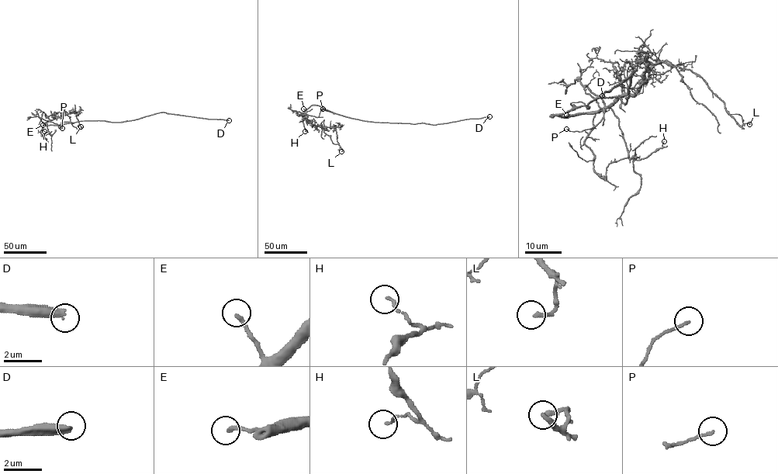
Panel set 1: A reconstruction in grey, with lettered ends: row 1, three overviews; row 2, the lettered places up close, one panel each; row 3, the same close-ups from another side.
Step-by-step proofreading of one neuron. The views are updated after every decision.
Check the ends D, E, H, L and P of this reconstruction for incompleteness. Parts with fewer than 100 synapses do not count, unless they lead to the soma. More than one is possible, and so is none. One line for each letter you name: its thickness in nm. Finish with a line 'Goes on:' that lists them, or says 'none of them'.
D: 400 nm thick
E: 200 nm thick
Goes on: D, E

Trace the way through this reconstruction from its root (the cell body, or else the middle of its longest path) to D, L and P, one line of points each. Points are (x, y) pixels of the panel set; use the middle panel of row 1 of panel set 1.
D: (359, 119), (436, 125), (489, 116)
L: (359, 119), (316, 105), (312, 105), (305, 112), (305, 117), (313, 125), (333, 128), (341, 151)
P: (359, 119), (313, 105), (305, 112), (304, 117), (302, 115), (304, 112), (318, 117), (323, 108)

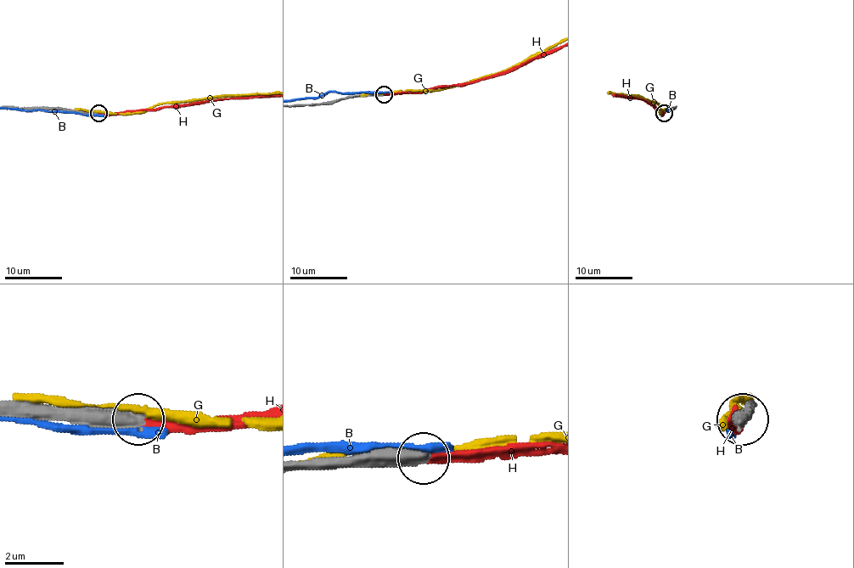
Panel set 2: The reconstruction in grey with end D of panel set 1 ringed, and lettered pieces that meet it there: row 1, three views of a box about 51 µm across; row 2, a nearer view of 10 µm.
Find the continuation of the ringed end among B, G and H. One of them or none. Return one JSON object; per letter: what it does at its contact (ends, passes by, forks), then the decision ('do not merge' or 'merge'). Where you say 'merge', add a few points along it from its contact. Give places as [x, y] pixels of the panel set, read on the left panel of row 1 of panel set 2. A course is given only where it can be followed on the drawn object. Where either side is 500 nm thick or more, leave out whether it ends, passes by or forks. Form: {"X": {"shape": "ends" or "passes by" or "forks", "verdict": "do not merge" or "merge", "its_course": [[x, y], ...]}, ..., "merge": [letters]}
{"B": {"verdict": "do not merge"}, "G": {"verdict": "do not merge"}, "H": {"shape": "ends", "verdict": "merge"}, "merge": ["H"]}

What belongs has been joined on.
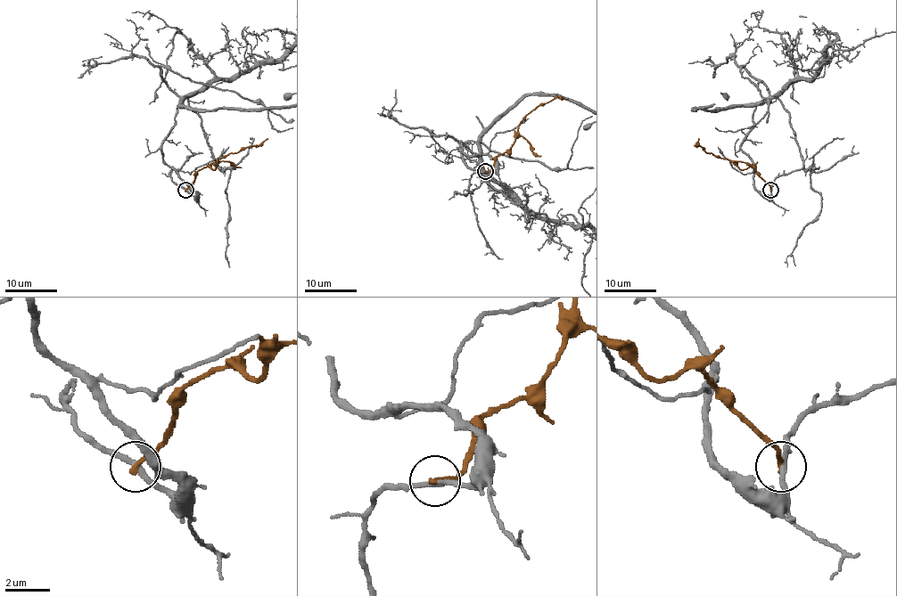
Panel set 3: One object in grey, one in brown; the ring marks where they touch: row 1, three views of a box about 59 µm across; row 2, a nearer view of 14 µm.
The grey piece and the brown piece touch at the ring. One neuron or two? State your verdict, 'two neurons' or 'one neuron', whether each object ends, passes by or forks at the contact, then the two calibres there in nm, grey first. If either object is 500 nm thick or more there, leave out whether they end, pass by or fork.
two neurons; grey passes by; brown ends; calibres 240 and 240 nm

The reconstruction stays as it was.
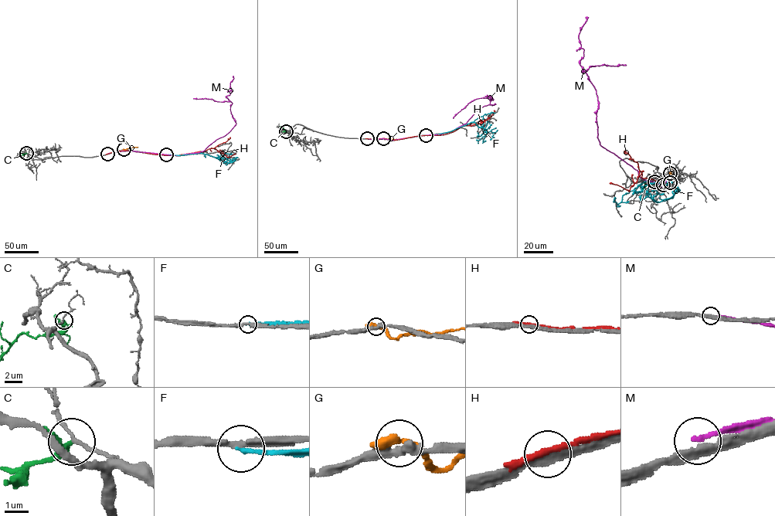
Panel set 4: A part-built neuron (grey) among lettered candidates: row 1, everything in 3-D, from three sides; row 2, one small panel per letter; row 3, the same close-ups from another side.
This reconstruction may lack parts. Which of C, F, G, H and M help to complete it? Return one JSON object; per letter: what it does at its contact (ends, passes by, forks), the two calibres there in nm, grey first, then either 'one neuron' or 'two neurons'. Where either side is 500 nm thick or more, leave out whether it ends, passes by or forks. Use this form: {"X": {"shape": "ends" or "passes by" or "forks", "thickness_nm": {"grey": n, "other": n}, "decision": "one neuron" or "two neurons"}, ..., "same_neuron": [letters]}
{"C": {"shape": "passes by", "thickness_nm": {"grey": 120, "other": 280}, "decision": "one neuron"}, "F": {"shape": "ends", "thickness_nm": {"grey": 260, "other": 200}, "decision": "two neurons"}, "G": {"shape": "ends", "thickness_nm": {"grey": 340, "other": 400}, "decision": "two neurons"}, "H": {"shape": "passes by", "thickness_nm": {"grey": 300, "other": 200}, "decision": "two neurons"}, "M": {"shape": "ends", "thickness_nm": {"grey": 320, "other": 170}, "decision": "two neurons"}, "same_neuron": ["C"]}

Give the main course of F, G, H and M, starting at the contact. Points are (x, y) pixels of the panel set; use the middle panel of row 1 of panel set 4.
F: (426, 135), (450, 131), (474, 122), (487, 130), (483, 142), (485, 140)
G: (383, 138), (397, 139)
H: (366, 138), (395, 140), (444, 134), (463, 125), (484, 121), (494, 110)
M: (367, 138), (440, 134), (465, 123), (484, 106), (495, 104), (491, 104), (490, 99), (474, 100), (453, 118)

